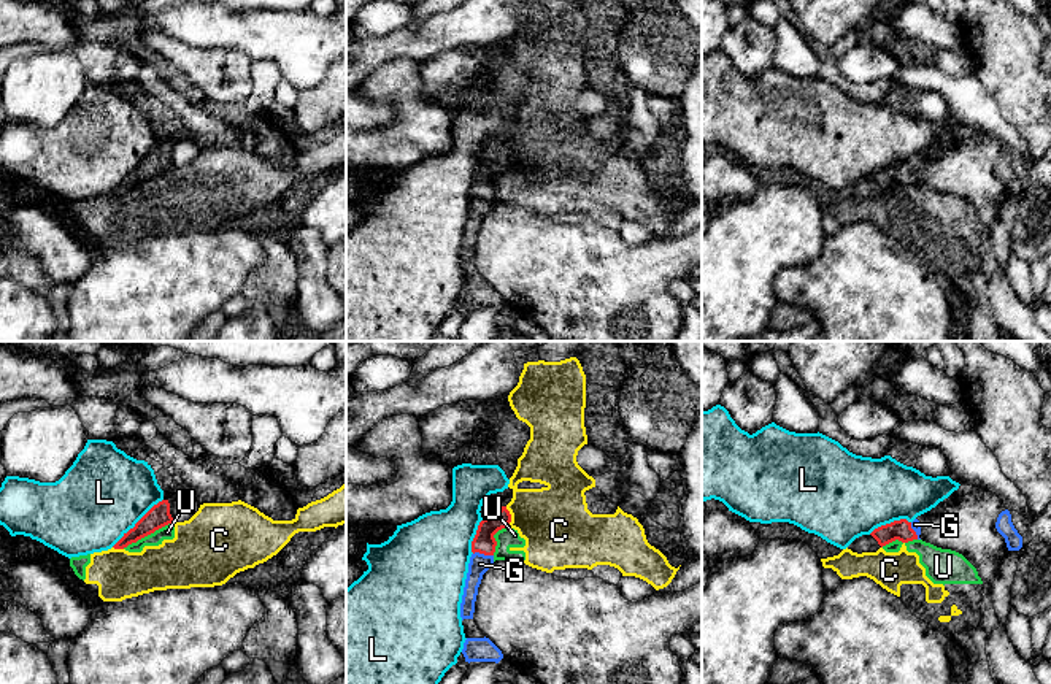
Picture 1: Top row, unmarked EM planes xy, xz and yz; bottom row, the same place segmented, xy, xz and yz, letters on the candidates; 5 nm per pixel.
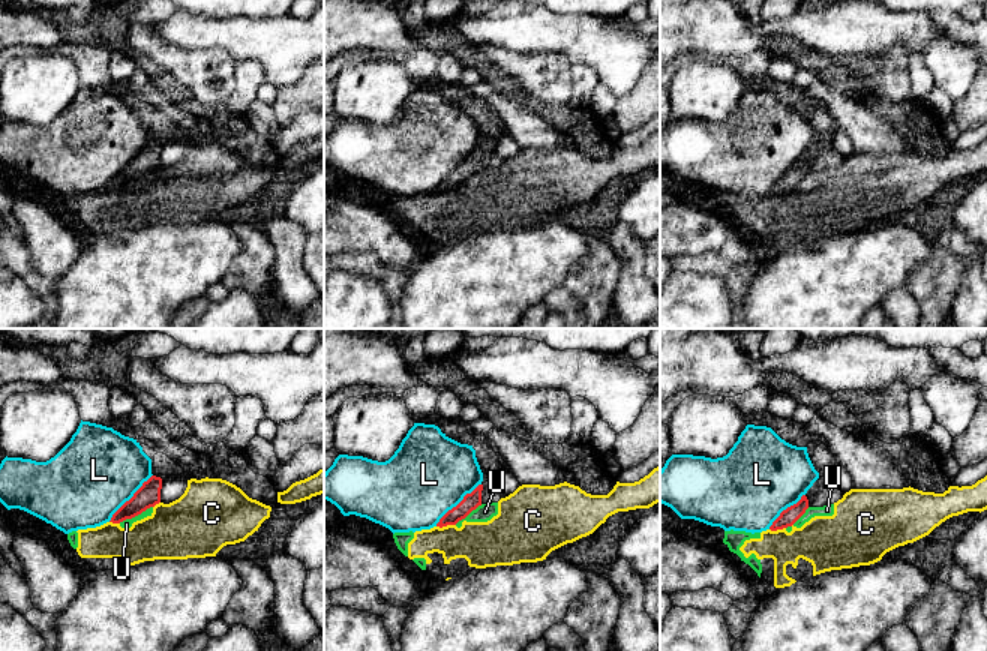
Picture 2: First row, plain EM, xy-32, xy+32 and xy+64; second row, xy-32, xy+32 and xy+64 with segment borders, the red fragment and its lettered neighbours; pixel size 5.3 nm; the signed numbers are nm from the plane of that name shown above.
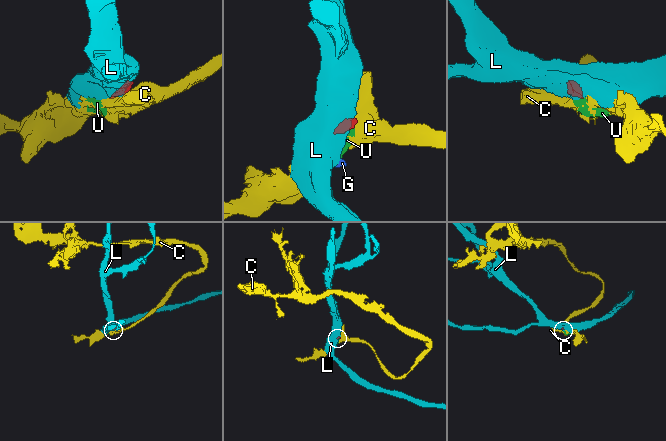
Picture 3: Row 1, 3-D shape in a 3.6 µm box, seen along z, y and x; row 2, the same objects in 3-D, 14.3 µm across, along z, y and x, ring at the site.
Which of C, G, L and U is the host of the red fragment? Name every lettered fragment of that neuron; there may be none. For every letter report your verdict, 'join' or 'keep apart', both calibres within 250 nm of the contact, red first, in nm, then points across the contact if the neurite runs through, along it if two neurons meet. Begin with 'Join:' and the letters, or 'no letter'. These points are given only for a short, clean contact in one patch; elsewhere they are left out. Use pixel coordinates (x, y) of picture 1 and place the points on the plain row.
Join: G
C: keep apart; 110 nm thick on the red side, 360 nm on the other; border along xz (505, 151), (510, 159), (508, 170)
G: join; 110 nm thick on the red side, 100 nm on the other; runs through xz (485, 188), (483, 197), (480, 208)
L: keep apart; 120 nm thick on the red side, 440 nm on the other
U: keep apart; 120 nm thick on the red side, 70 nm on the other; border along xy (172, 165), (123, 192)

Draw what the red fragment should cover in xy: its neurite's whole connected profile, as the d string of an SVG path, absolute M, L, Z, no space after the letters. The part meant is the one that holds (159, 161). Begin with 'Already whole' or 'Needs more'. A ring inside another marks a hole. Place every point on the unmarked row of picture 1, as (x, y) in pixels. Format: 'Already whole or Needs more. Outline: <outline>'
Already whole. Outline: M162 144L154 149L124 181L113 190L114 194L124 194L132 187L154 178L156 175L173 167L170 159L168 144Z

